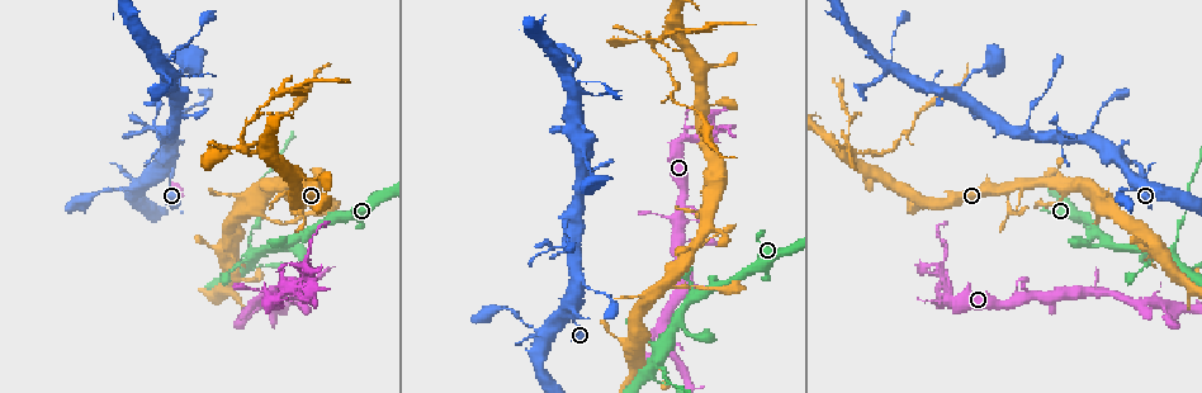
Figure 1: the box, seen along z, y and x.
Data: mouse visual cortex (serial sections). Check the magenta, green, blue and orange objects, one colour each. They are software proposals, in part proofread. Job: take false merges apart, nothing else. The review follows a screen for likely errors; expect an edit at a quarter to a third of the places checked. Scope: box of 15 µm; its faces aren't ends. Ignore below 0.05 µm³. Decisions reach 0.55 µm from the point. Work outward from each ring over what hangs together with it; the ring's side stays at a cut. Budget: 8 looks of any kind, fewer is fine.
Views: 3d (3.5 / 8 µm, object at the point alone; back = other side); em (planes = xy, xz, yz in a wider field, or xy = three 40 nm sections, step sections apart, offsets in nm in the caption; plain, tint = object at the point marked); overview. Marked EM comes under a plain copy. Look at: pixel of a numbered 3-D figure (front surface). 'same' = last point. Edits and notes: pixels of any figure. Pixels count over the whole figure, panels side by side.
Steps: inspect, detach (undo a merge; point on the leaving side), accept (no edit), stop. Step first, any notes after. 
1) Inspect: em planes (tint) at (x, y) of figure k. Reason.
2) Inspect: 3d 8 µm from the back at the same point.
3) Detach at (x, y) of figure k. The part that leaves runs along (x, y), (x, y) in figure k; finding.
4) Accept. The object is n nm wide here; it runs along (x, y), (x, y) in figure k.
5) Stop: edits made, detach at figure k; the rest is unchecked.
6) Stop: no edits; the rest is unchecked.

Inspect: 3d 3.5 µm from the back at (690, 142) of figure 1. Thin neck.

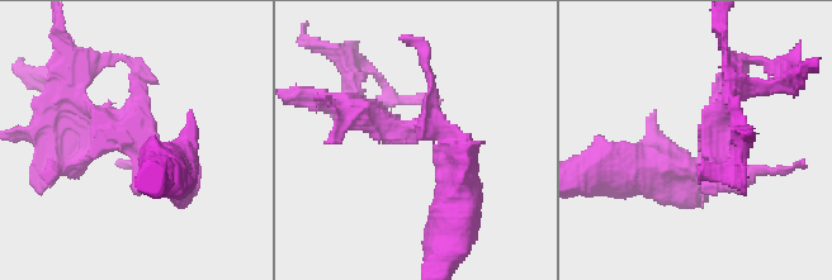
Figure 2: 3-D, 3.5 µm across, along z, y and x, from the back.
Inspect: em xy step 1 (tint) at (132, 145) of figure 2. Need the tissue.

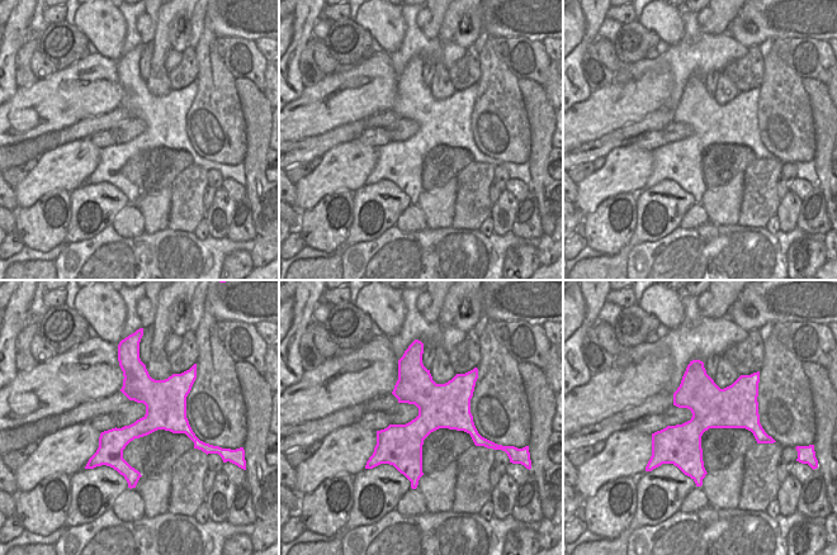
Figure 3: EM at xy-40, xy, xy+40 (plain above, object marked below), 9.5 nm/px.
Detach at (398, 132) of figure 2. The part that leaves runs along (699, 167), (728, 94) in figure 2; two cells meet here.

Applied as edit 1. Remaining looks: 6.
Inspect: overview. Redraw.

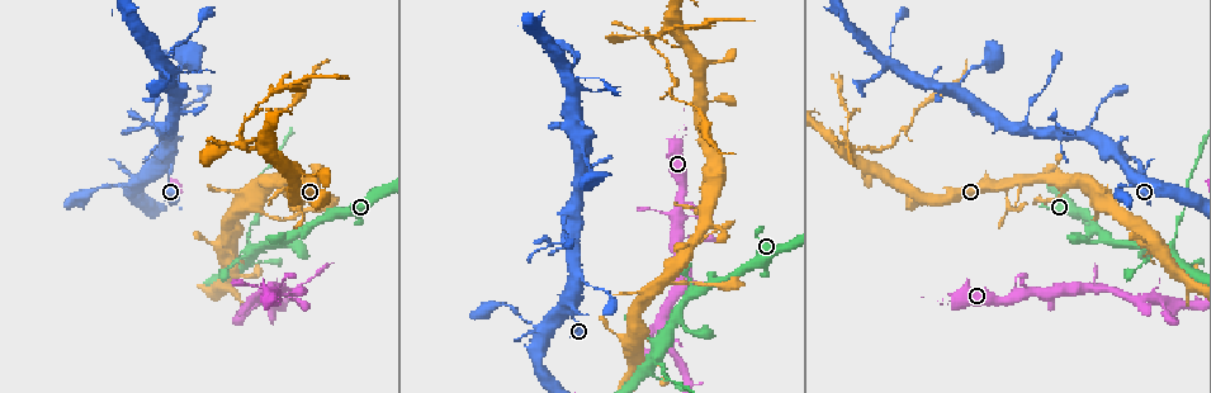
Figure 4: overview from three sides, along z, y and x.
Inspect: 3d 3.5 µm at (1008, 202) of figure 4. Sharp bend.

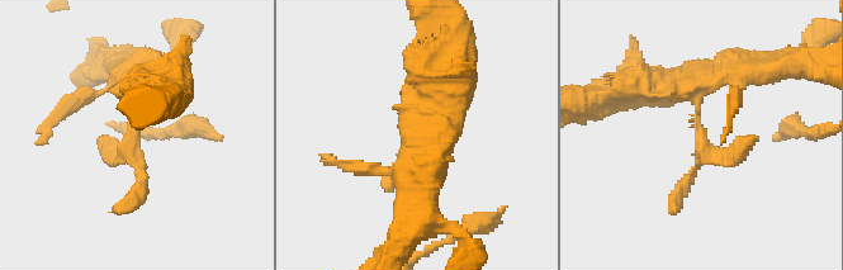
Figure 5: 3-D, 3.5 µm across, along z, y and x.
Accept. It runs along (445, 119), (417, 128), (383, 188) in figure 5; all the same cell.

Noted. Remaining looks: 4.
Inspect: 3d 3.5 µm at (1171, 251) of figure 4. Abrupt turn.

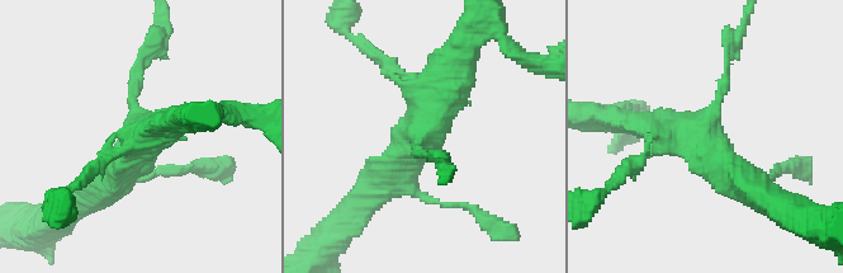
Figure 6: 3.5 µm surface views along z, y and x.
Inspect: em planes (tint) at (428, 129) of figure 6. 3 arms meet here; the arms are 150, 300, 450 nm wide.

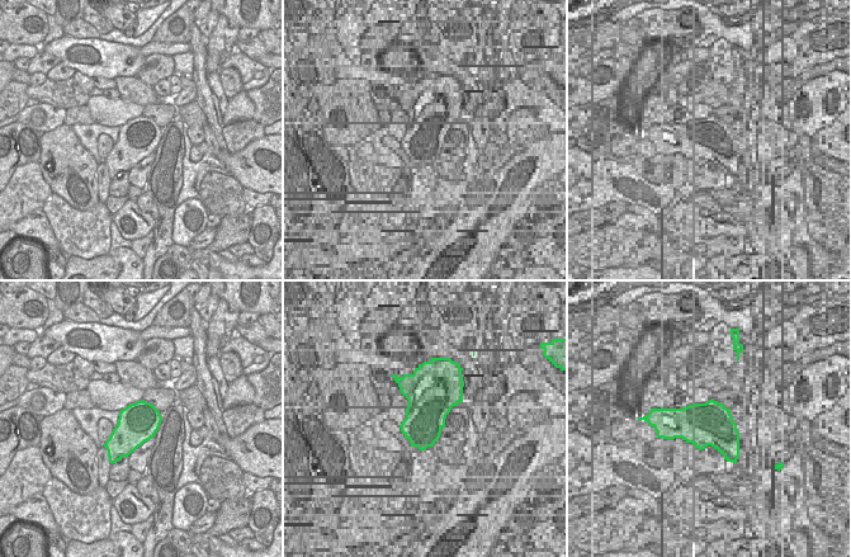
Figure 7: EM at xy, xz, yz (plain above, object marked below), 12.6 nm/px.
Detach at (146, 62) of figure 6. The part that leaves runs along (132, 100), (132, 85), (160, 31) in figure 6; two cells meet here.

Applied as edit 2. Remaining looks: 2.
Stop: edits made, detach at figure 2, detach at figure 6; the rest is unchecked.

